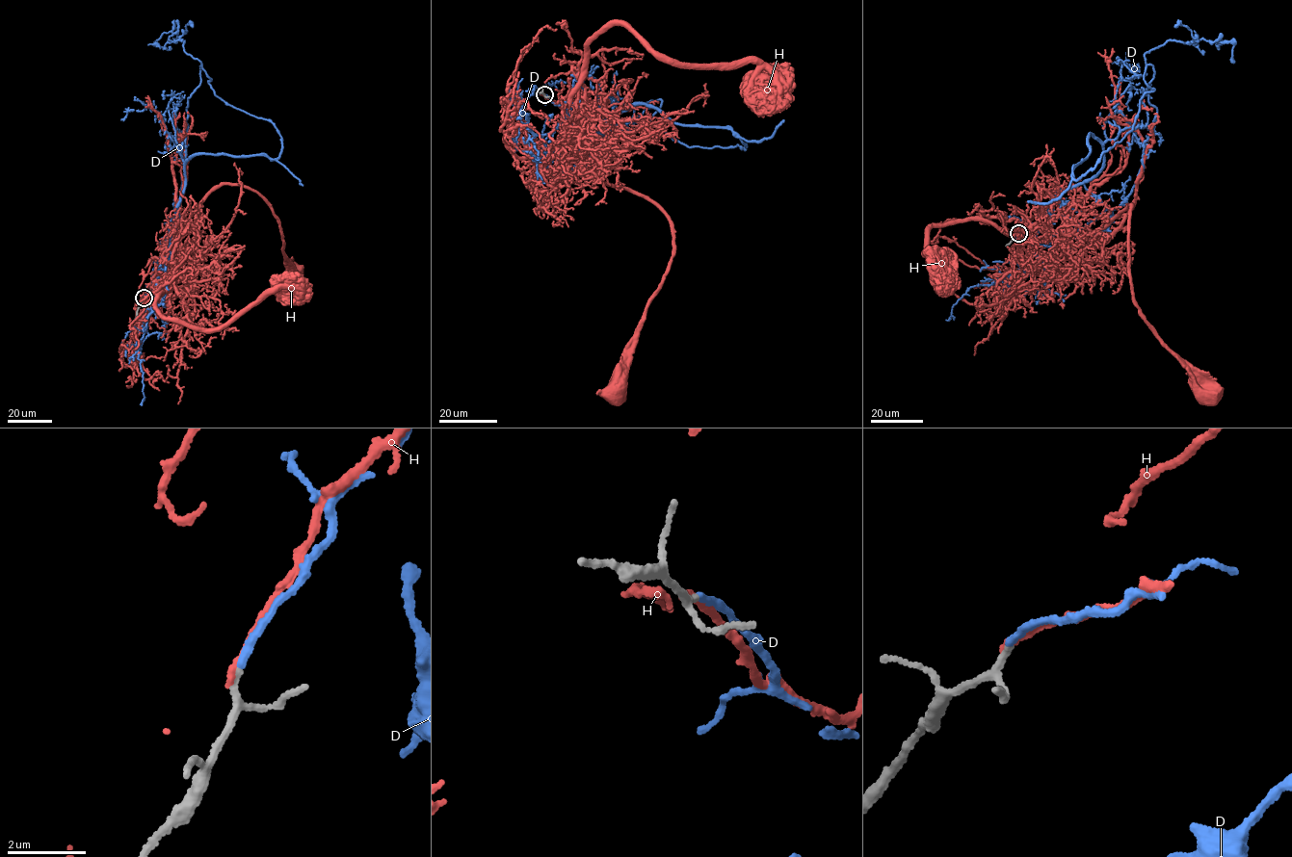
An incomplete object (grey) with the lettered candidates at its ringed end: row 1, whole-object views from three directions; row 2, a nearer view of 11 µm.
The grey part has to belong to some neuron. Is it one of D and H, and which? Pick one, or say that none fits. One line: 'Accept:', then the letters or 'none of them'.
Accept: D

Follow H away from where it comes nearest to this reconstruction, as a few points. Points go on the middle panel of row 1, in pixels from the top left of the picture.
H: (544, 94), (585, 99), (580, 127), (559, 141), (566, 167), (656, 202), (671, 229), (669, 264), (611, 392)

